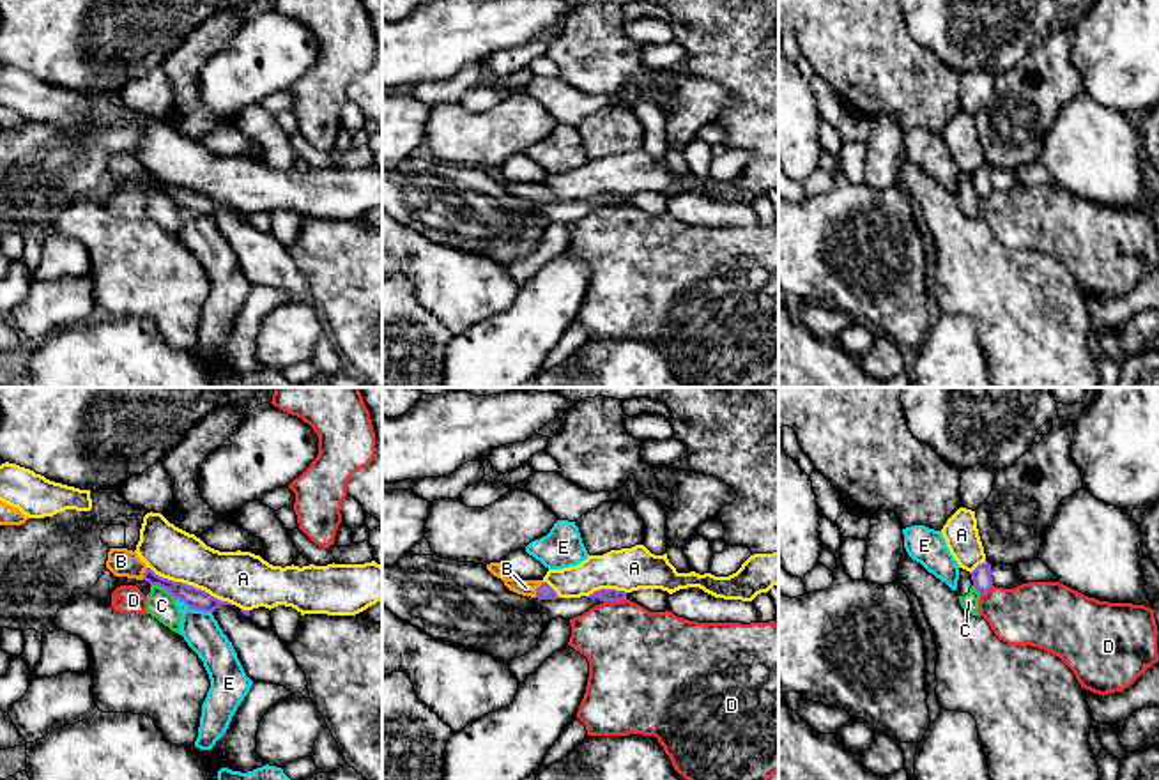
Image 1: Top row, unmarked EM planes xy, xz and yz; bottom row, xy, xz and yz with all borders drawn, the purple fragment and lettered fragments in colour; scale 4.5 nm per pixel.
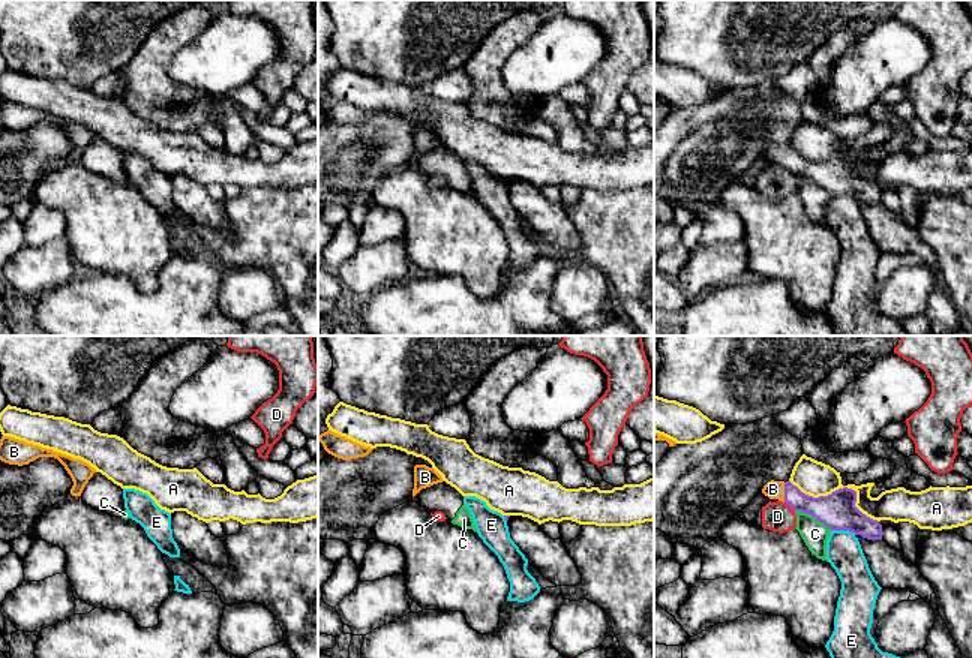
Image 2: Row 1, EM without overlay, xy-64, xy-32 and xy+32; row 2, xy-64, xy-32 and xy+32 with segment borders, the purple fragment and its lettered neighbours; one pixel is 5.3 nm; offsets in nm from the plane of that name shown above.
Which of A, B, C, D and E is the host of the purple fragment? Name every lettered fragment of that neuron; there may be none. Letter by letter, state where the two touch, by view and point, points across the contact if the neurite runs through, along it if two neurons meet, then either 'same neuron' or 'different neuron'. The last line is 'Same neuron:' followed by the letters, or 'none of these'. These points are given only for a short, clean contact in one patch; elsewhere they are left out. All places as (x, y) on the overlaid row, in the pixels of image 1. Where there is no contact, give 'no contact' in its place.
A: xy (190, 586) | along xy (147, 566), (163, 577), (191, 584), (232, 604) | different neuron
B: xz (537, 589) | across xz (544, 591), (537, 589), (526, 588) | same neuron
C: xy (163, 588) | along xy (151, 584), (165, 588), (176, 598) | different neuron
D: xz (614, 600) | different neuron
E: xy (193, 609) | along xy (176, 598), (211, 614) | different neuron
Same neuron: B

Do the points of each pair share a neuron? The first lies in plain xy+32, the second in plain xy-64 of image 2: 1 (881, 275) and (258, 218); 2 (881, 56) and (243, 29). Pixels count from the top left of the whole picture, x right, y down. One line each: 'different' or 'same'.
1: different
2: same

